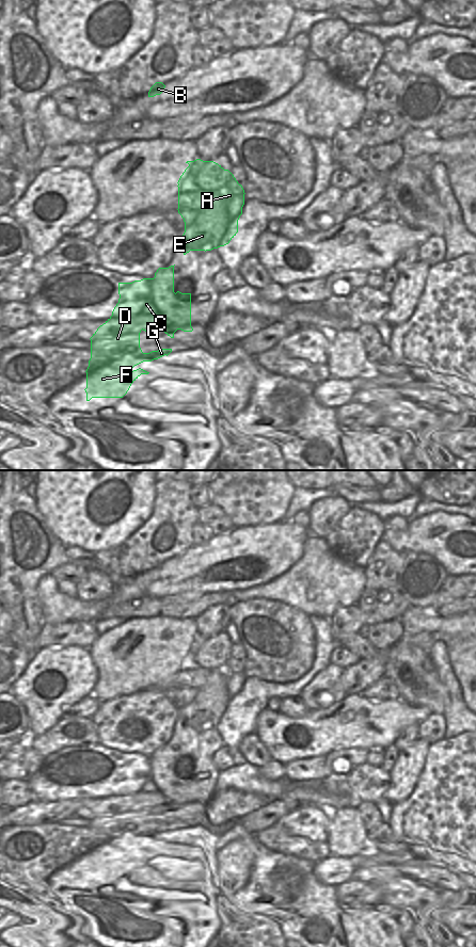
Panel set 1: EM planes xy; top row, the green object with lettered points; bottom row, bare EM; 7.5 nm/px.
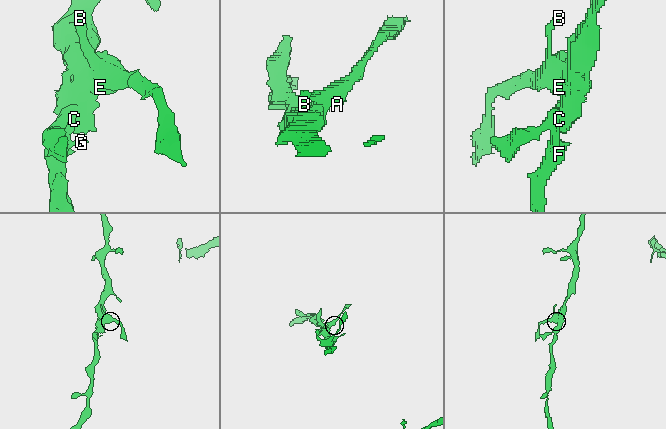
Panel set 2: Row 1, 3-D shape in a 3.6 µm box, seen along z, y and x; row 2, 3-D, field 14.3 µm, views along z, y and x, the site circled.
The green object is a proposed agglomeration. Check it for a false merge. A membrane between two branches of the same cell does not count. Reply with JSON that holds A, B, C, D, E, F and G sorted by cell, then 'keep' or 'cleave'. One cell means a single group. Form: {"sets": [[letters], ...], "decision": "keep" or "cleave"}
{"sets": [["A", "B", "E"], ["C", "D", "F", "G"]], "decision": "cleave"}

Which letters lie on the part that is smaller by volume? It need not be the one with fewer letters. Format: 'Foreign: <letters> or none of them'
Foreign: A, B, E

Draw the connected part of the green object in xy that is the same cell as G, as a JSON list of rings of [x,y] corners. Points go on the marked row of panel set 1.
[[[174,266],[159,268],[154,278],[143,278],[132,283],[118,283],[118,303],[112,311],[112,316],[100,325],[91,339],[91,358],[86,369],[86,401],[92,398],[123,398],[129,390],[131,384],[141,375],[149,372],[139,368],[132,368],[143,362],[152,362],[164,355],[169,355],[172,349],[160,349],[149,353],[143,353],[140,348],[140,333],[164,332],[171,338],[177,330],[192,332],[191,326],[191,293],[174,292]]]

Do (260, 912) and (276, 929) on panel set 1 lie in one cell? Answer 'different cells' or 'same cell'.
different cells

